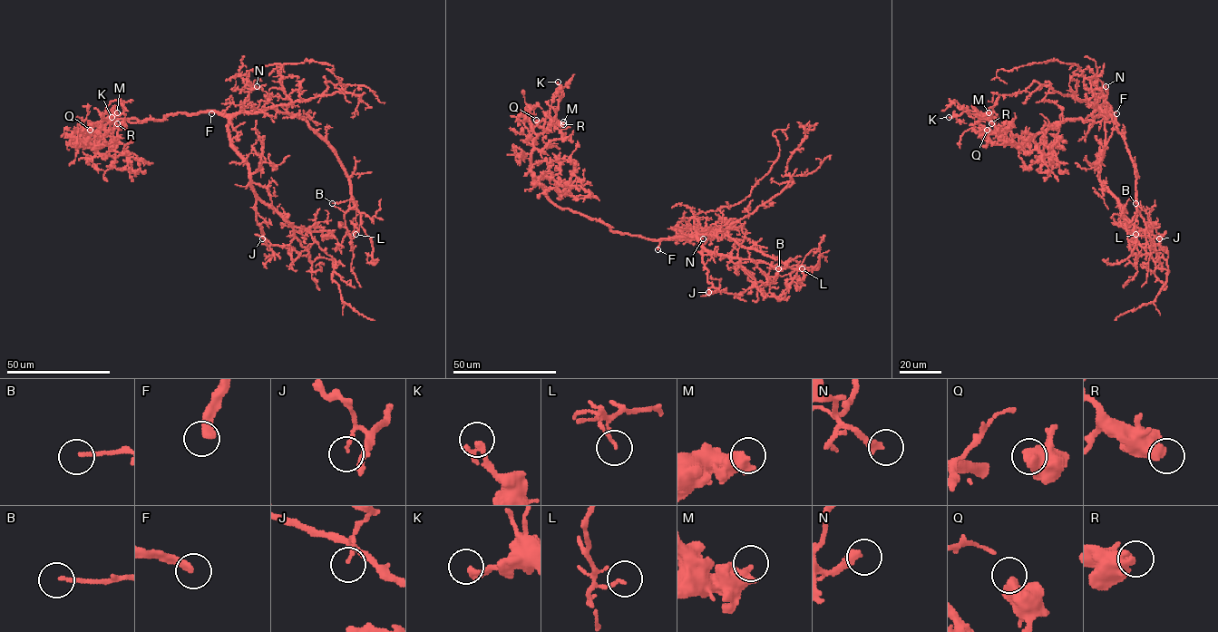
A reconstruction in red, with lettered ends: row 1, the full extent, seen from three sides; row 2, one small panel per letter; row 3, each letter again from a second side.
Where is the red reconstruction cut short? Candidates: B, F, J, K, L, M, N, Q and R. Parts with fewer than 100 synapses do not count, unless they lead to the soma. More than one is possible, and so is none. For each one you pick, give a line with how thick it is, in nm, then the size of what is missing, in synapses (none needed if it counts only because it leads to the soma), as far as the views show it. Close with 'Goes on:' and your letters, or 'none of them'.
F: Thickness 360 nm
Goes on: F

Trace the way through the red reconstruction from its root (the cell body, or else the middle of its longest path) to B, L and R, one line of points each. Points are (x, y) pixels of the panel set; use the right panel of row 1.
B: (1105, 122), (1105, 112), (1099, 109), (1115, 118), (1129, 153), (1135, 177), (1135, 199), (1132, 199), (1135, 203)
L: (1105, 122), (1105, 112), (1099, 109), (1115, 118), (1116, 127), (1134, 165), (1137, 208), (1133, 233), (1135, 234)
R: (1105, 122), (1106, 111), (1093, 120), (1056, 121), (1047, 130), (1019, 143), (1011, 143), (990, 118), (991, 123)

